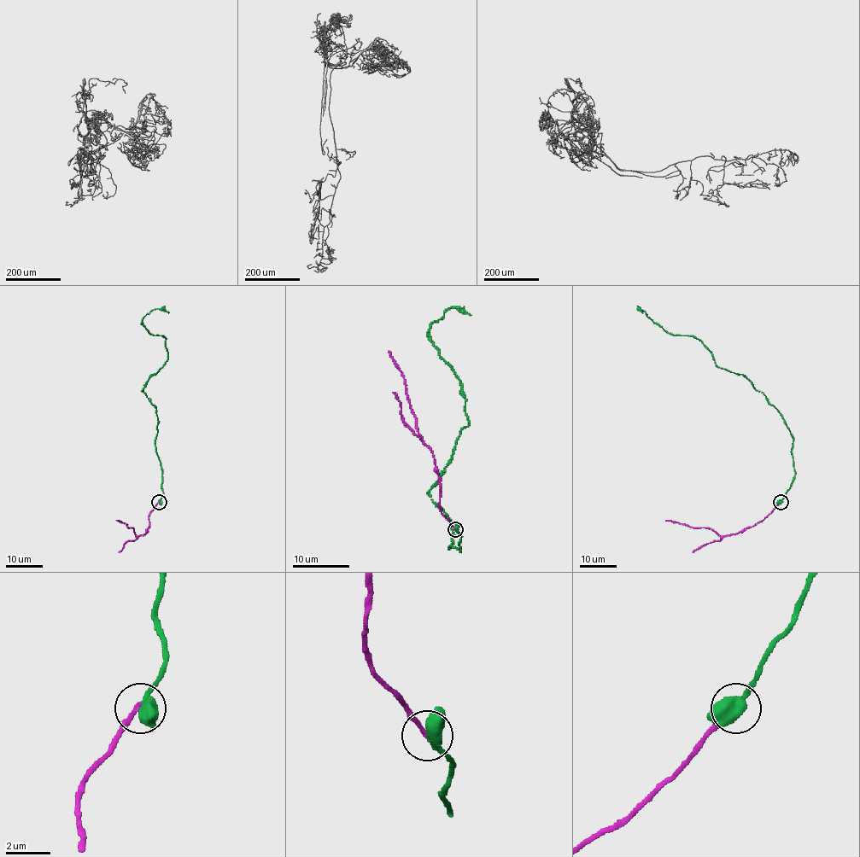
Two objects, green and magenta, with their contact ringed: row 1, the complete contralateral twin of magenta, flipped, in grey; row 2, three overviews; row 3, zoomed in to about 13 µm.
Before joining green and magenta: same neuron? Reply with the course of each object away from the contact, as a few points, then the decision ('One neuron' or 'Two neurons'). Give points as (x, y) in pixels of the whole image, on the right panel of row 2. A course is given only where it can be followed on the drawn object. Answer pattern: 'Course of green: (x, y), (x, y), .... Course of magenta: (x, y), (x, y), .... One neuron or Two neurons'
Course of green: (781, 501), (795, 475), (784, 418), (741, 374), (719, 368), (698, 339), (670, 335), (642, 312). Course of magenta: (781, 501), (751, 527), (732, 534), (720, 535), (705, 527), (691, 527), (665, 520). One neuron

